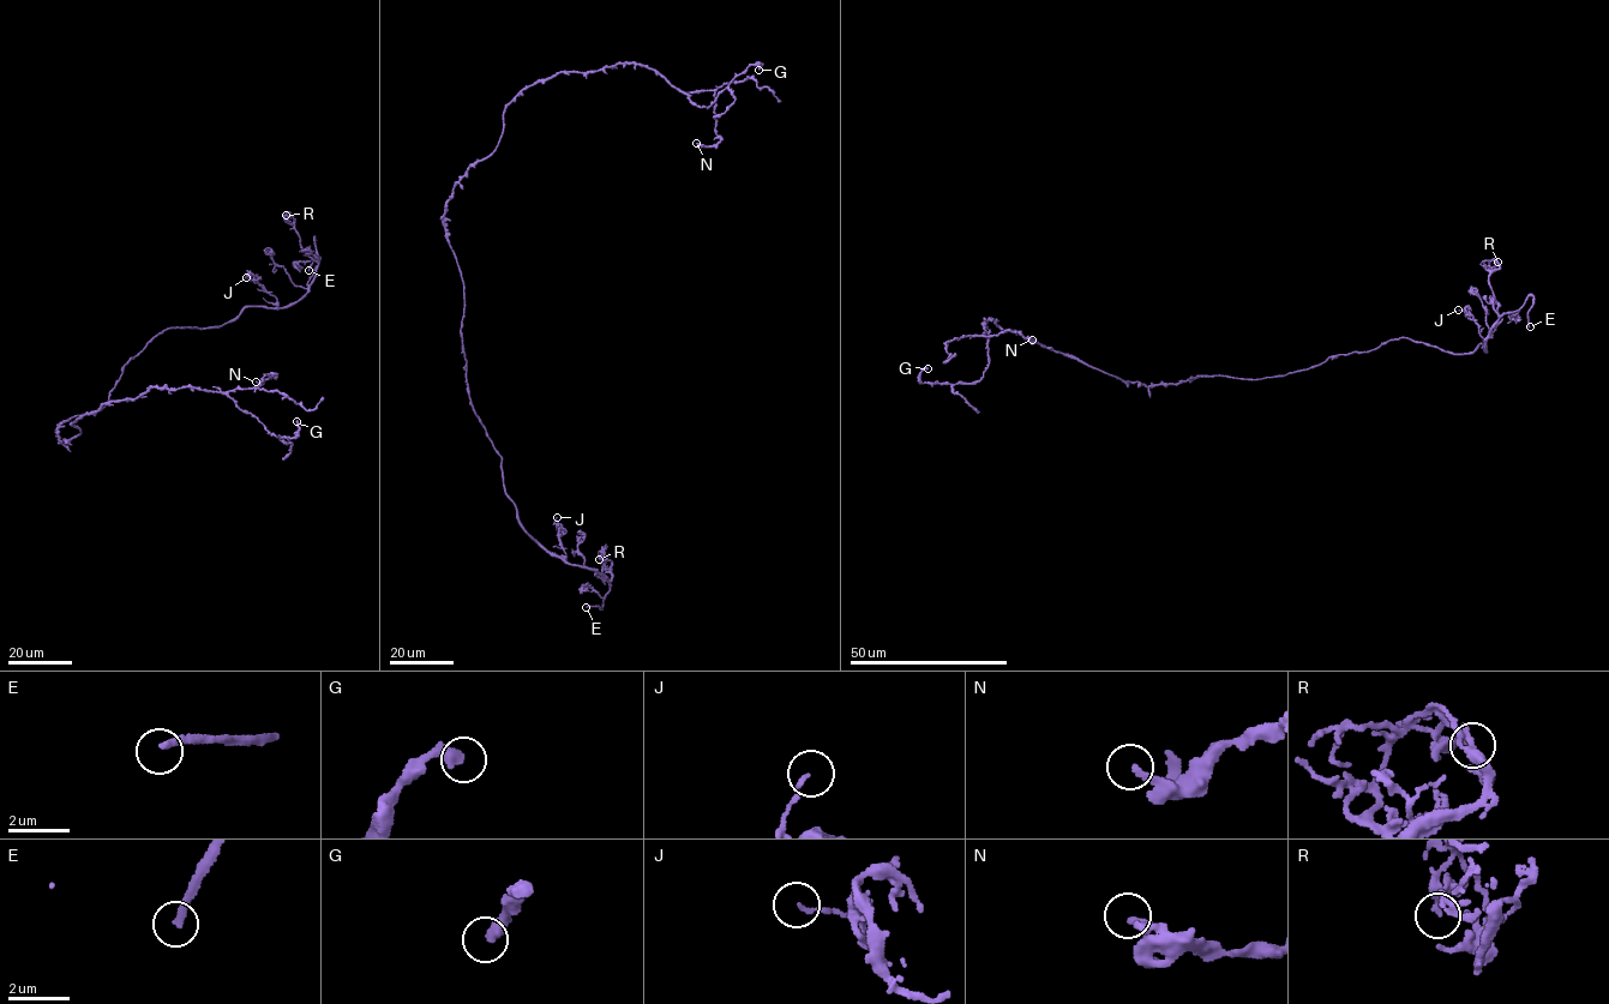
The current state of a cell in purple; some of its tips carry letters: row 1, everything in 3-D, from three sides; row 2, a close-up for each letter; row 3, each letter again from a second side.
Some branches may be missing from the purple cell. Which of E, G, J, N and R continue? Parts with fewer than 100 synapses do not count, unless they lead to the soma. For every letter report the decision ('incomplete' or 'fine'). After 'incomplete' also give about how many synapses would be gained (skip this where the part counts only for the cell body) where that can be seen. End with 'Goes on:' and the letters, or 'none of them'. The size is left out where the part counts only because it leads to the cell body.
E: incomplete
G: fine
J: fine
N: fine
R: fine
Goes on: E

